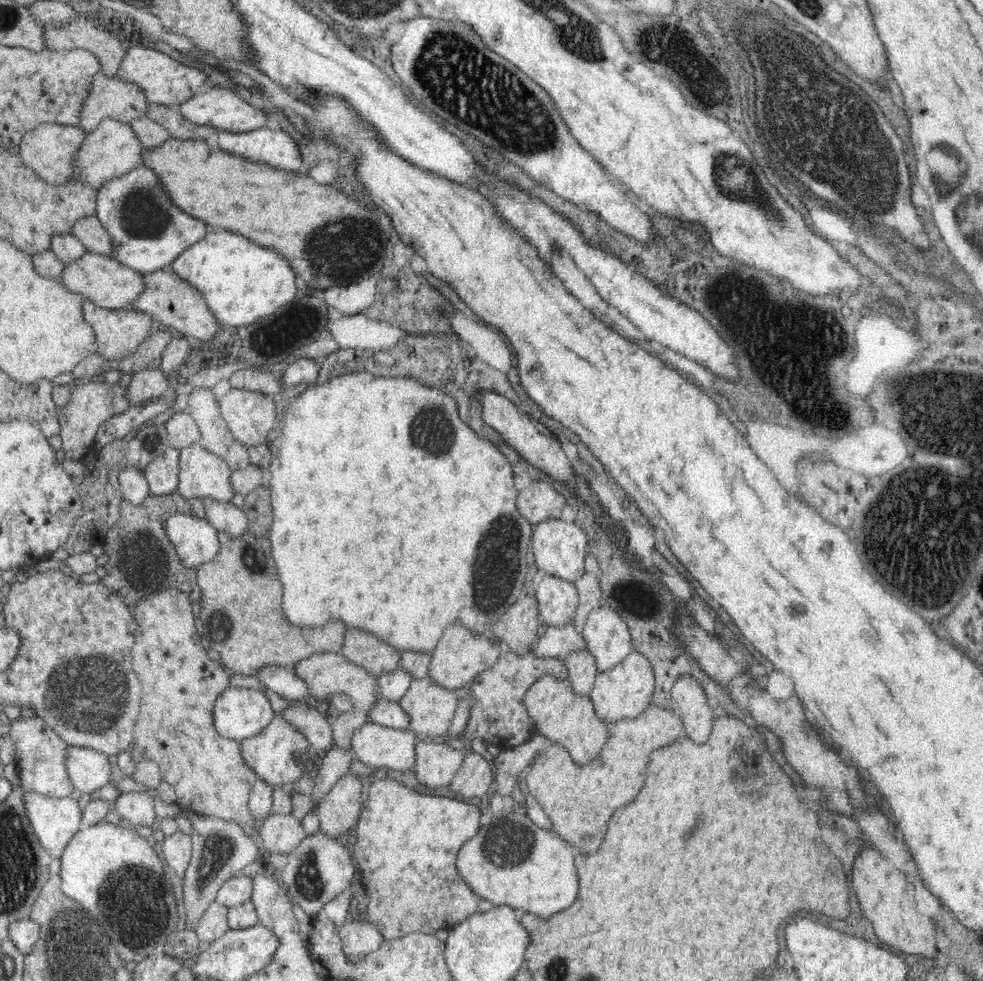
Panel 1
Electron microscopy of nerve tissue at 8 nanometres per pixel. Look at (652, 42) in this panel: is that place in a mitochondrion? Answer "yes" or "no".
yes

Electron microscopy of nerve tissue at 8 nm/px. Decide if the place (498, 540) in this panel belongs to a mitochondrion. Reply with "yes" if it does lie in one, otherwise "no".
yes

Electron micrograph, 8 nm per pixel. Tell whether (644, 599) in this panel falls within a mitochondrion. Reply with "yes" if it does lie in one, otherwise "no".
yes

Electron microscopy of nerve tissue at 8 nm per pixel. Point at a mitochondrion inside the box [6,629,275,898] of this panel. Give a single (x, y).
(85, 695)

